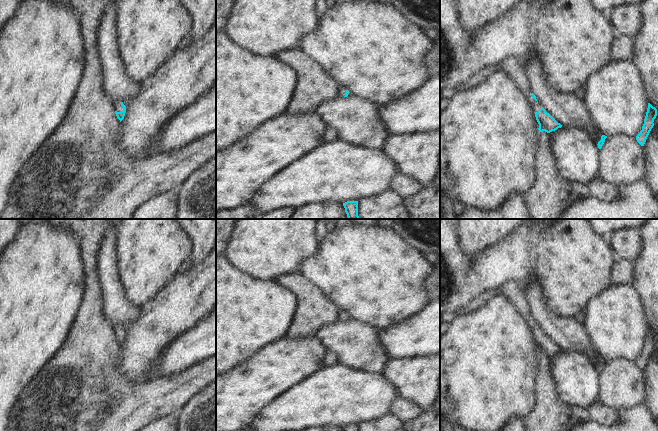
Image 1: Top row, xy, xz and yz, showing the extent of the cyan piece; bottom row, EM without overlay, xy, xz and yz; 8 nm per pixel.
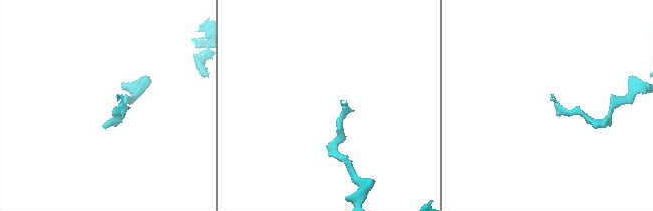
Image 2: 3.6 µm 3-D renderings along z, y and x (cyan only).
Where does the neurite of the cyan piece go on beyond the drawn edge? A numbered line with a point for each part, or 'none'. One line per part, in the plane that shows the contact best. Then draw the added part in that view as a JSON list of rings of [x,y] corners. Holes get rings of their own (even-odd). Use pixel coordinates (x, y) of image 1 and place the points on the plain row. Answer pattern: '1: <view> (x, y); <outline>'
1: xy (117, 328); [[[115,325],[113,327],[113,330],[114,330],[114,334],[117,335],[117,336],[123,335],[123,331],[121,330],[121,326],[120,325]]]

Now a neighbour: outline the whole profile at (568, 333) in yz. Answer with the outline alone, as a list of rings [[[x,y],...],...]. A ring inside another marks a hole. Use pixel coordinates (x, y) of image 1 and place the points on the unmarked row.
[[[536,281],[526,289],[526,298],[531,316],[547,337],[562,351],[579,353],[598,368],[602,357],[589,338],[585,323],[580,322],[577,317],[561,317],[552,312],[543,298],[540,284]]]

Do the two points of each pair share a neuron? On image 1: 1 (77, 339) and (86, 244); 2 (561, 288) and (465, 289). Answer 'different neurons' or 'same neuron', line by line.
1: same neuron
2: same neuron

